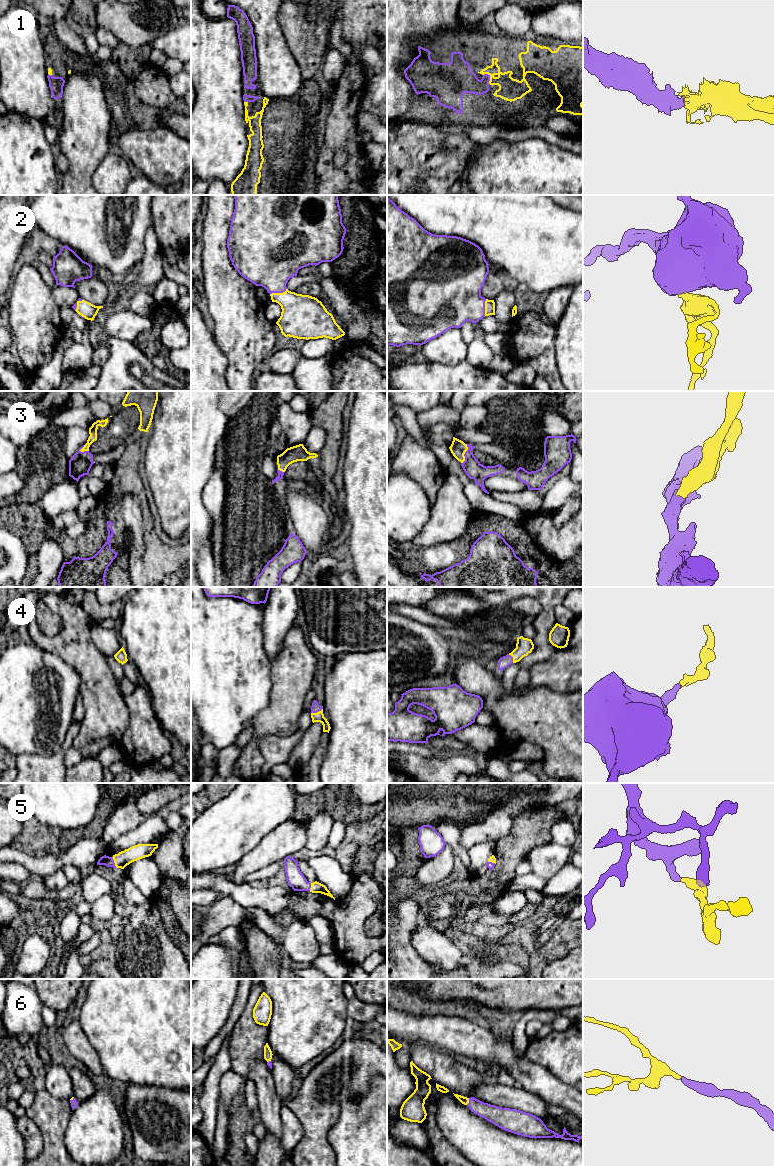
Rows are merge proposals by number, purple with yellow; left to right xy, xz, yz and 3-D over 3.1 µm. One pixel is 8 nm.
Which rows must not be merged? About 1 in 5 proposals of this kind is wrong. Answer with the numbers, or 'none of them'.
none of them

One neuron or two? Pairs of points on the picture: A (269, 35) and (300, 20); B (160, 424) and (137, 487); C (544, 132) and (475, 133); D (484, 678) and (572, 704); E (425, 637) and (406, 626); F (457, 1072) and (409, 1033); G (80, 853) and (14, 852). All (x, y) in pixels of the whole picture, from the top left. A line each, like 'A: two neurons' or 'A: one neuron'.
A: two neurons
B: two neurons
C: one neuron
D: one neuron
E: one neuron
F: two neurons
G: one neuron

